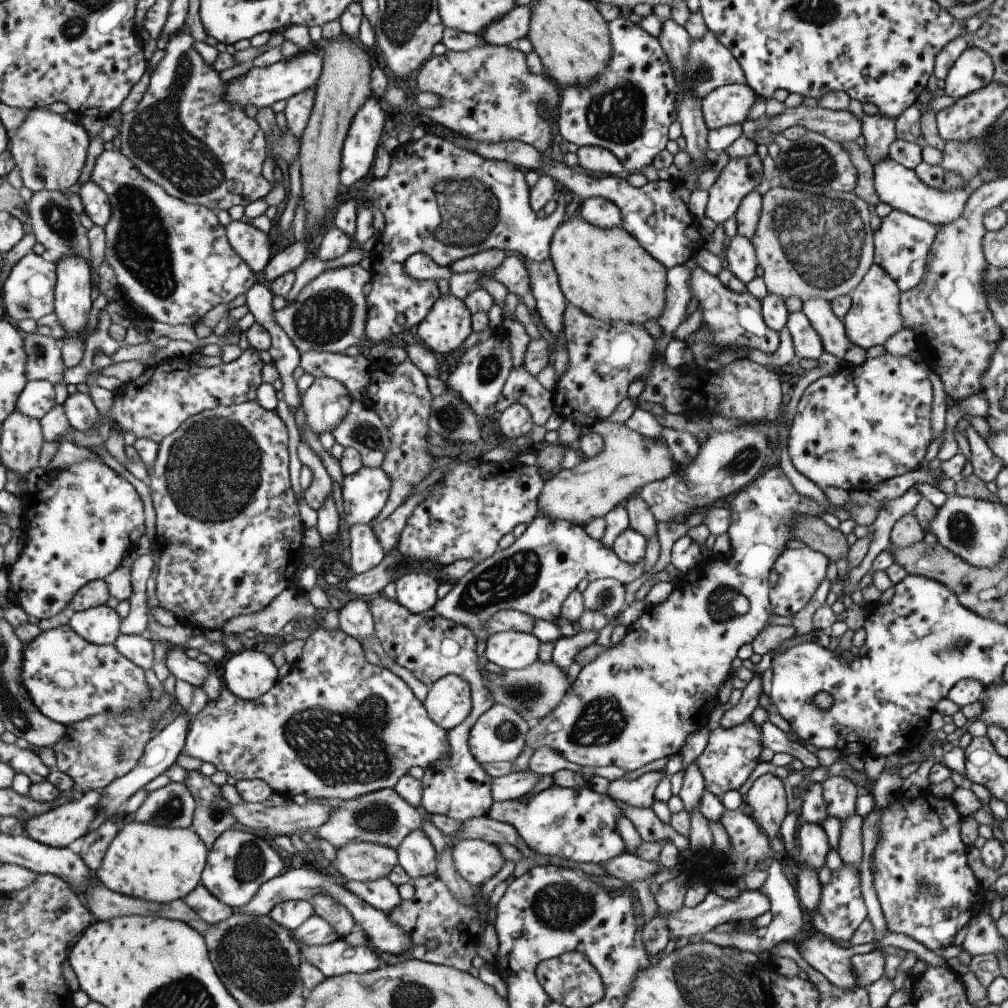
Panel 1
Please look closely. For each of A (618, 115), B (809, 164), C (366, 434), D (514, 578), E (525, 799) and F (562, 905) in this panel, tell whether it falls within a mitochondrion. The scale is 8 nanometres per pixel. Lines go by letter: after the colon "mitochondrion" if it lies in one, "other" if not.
A: mitochondrion
B: mitochondrion
C: mitochondrion
D: mitochondrion
E: other
F: mitochondrion

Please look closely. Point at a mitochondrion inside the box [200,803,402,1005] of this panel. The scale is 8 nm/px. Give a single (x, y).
(249, 862)

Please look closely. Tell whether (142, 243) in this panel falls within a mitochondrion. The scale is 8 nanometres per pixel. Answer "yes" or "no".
yes

